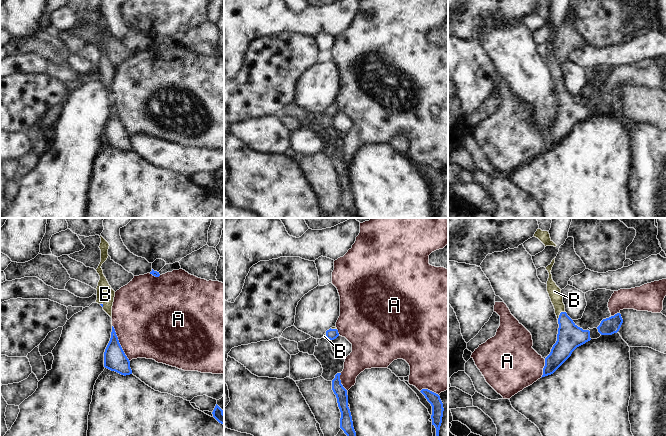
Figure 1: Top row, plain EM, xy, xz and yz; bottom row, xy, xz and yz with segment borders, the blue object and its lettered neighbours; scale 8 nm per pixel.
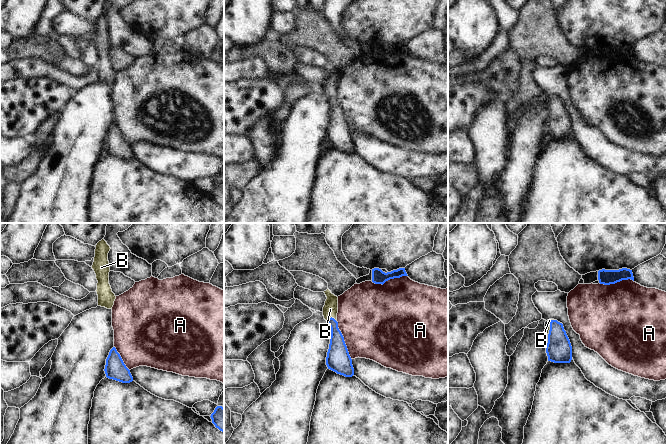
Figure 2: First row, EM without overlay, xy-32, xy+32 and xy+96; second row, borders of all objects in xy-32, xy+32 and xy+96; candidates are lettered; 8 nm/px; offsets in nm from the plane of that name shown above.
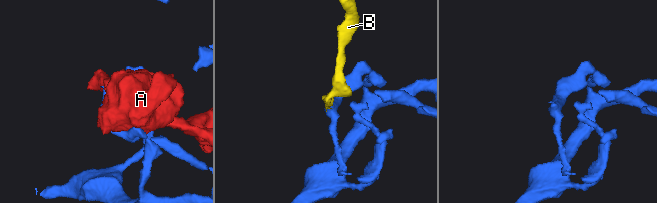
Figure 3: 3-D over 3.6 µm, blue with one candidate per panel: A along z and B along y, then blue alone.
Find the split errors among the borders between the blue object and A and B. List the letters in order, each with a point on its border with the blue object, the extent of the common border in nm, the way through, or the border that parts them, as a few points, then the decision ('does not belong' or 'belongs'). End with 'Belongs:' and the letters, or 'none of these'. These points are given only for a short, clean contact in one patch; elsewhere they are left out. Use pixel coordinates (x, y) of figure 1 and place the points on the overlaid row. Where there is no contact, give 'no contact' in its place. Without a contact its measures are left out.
A: xy (119, 343) | 320 nm | does not belong
B: yz (560, 314) | 90 nm | across yz (570, 336), (566, 323), (560, 314), (560, 308), (554, 291) | belongs
Belongs: B

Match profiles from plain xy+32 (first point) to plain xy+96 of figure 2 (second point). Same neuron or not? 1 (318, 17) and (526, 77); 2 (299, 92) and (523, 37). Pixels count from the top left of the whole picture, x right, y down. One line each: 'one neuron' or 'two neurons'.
1: one neuron
2: one neuron

